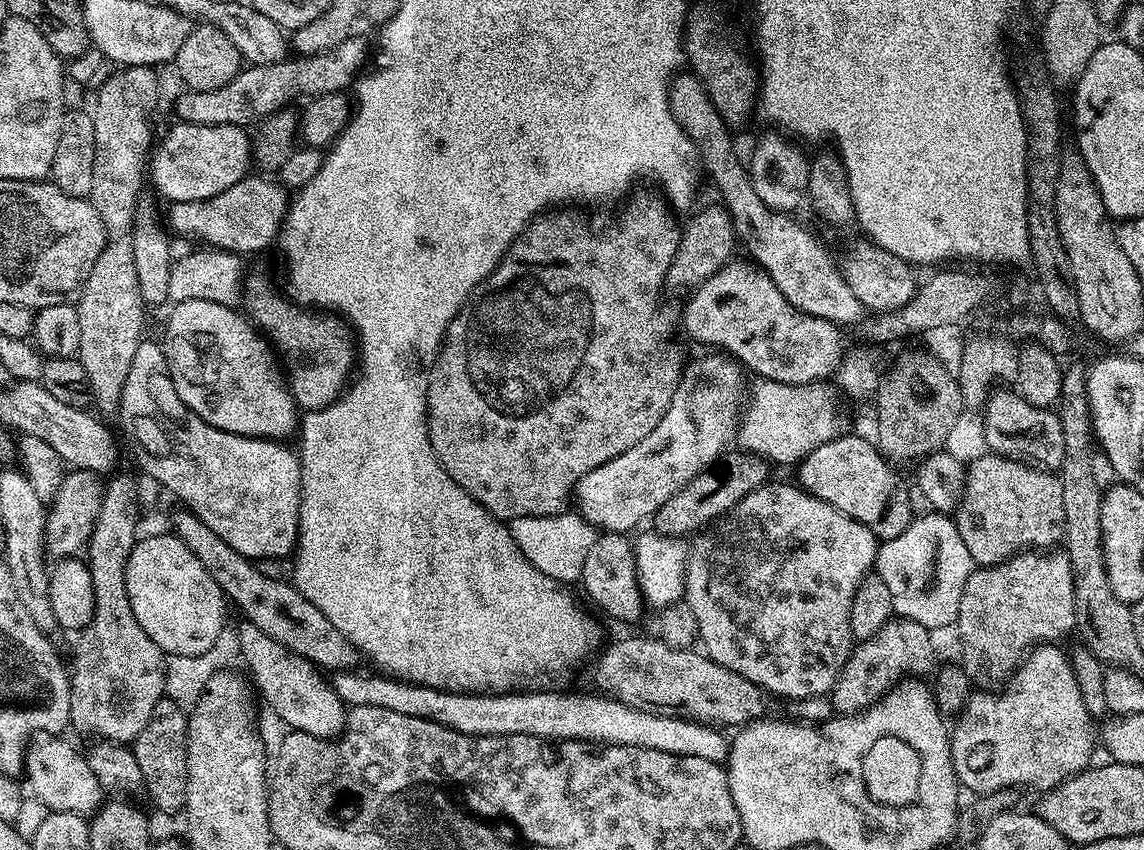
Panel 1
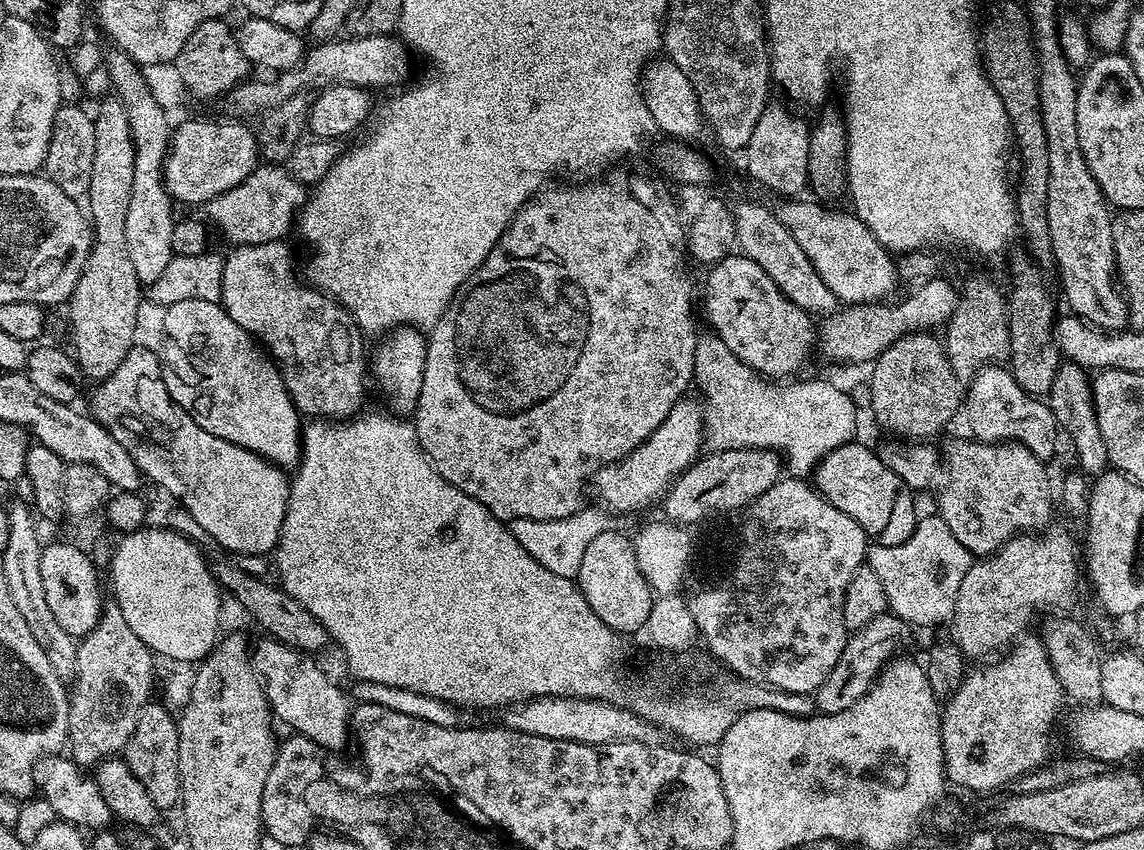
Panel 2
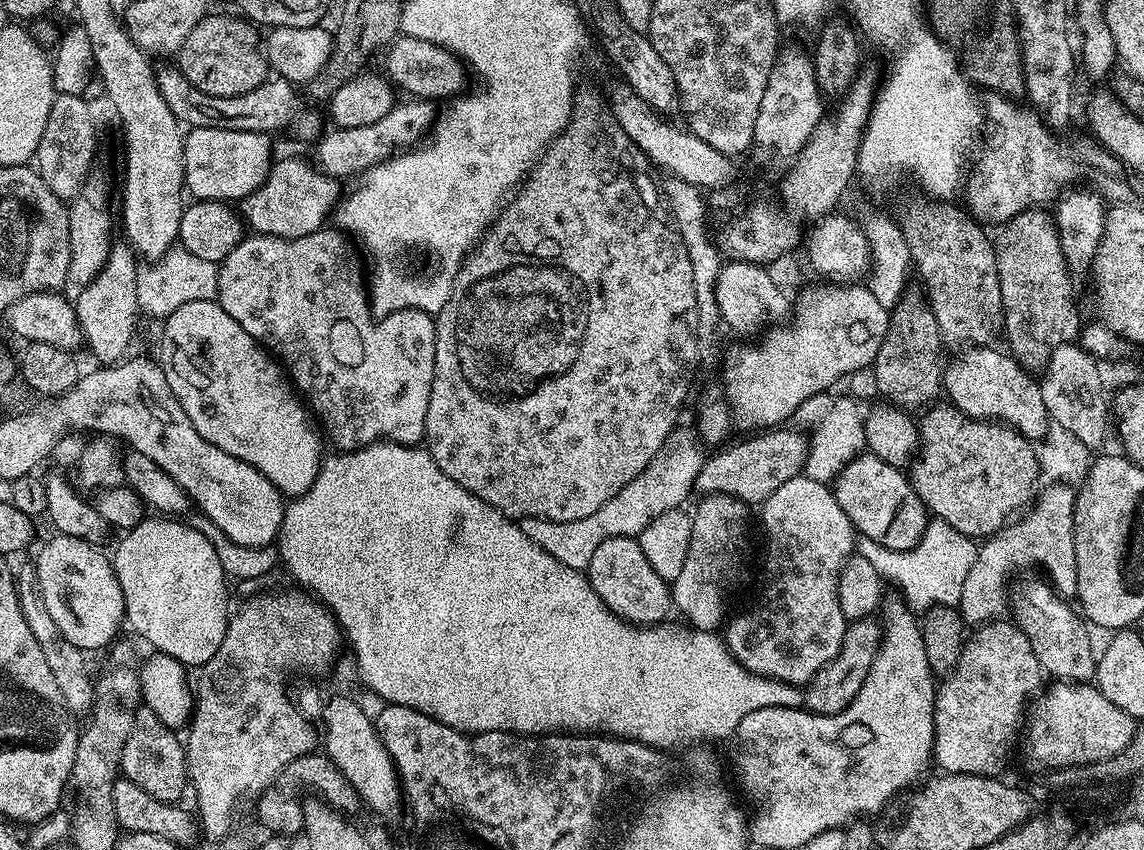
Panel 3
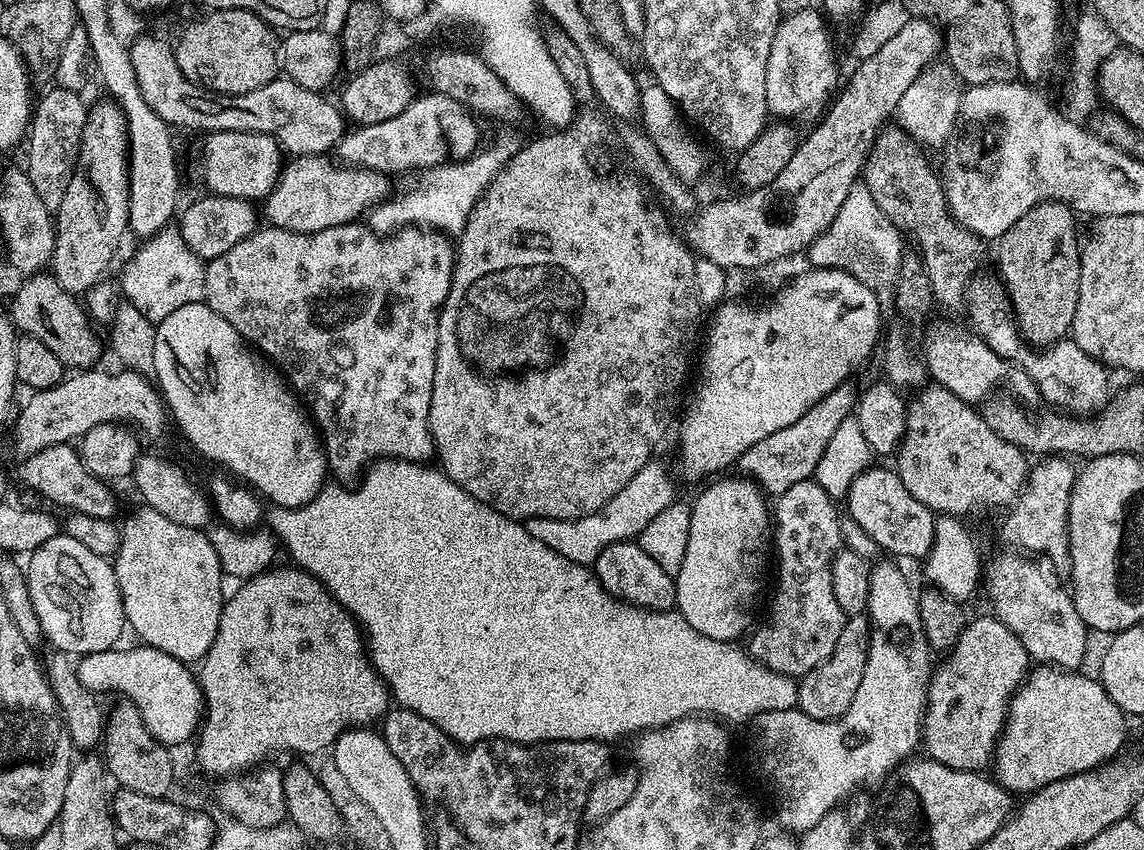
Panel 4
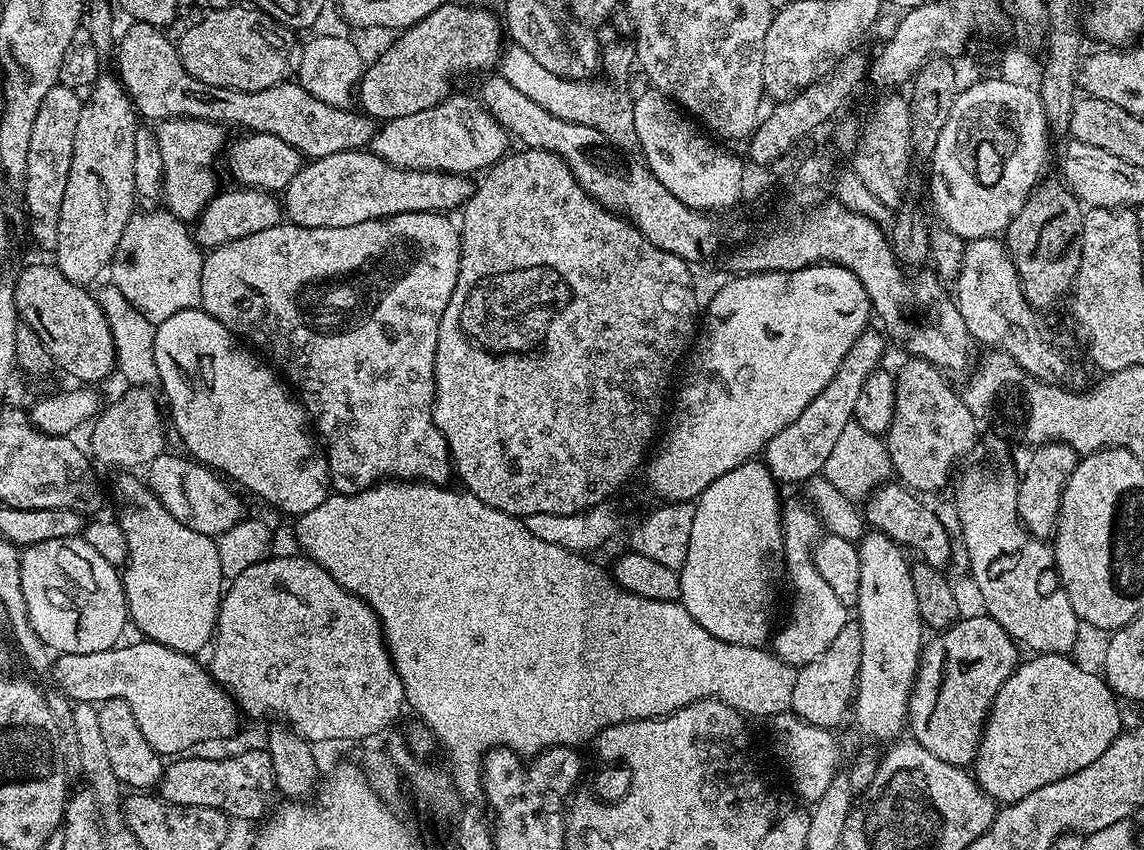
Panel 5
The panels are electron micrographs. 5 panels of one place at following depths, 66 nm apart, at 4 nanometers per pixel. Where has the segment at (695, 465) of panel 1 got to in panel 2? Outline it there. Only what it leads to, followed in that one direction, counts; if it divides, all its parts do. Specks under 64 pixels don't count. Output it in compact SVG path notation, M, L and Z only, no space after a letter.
M691 398L679 400L674 410L670 410L666 422L662 422L662 426L658 426L646 442L639 444L626 458L596 473L594 488L596 484L597 498L609 508L604 507L609 513L632 512L652 500L659 501L672 487L676 477L681 476L701 455L702 434L701 405Z

